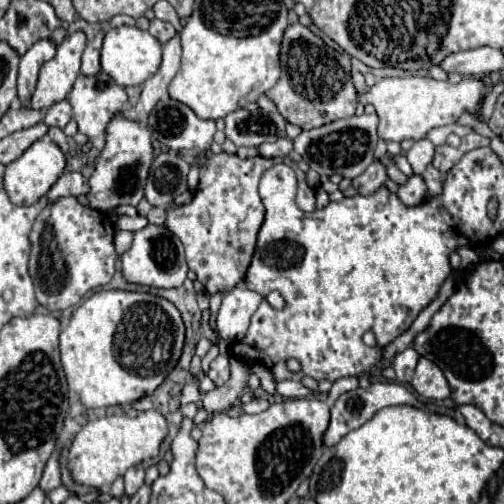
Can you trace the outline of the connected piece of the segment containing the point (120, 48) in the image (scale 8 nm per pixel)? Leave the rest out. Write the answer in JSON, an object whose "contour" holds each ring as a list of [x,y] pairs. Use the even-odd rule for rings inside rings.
{"contour":[[[118,27],[110,29],[104,37],[102,45],[102,71],[112,75],[116,83],[122,87],[130,85],[142,85],[148,77],[152,77],[162,61],[162,45],[156,37],[152,37],[148,31],[142,31],[138,27]]]}

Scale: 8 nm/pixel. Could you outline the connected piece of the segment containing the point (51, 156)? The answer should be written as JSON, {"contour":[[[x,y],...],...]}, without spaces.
{"contour":[[[40,139],[40,141],[32,143],[22,157],[18,157],[10,165],[6,165],[4,189],[14,205],[32,205],[48,193],[48,189],[56,183],[56,179],[60,177],[64,167],[66,167],[66,157],[62,153],[62,149],[54,141]]]}

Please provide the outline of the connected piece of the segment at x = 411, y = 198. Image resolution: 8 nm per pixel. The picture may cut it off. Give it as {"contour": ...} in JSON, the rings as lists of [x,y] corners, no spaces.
{"contour":[[[410,175],[406,183],[398,187],[398,197],[404,205],[418,205],[428,197],[426,183],[420,175]]]}

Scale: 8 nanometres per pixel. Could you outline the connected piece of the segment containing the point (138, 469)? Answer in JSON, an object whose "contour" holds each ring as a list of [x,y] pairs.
{"contour":[[[136,465],[136,467],[128,469],[126,475],[124,475],[124,485],[126,485],[124,495],[126,497],[132,497],[144,485],[144,467],[142,465]]]}

